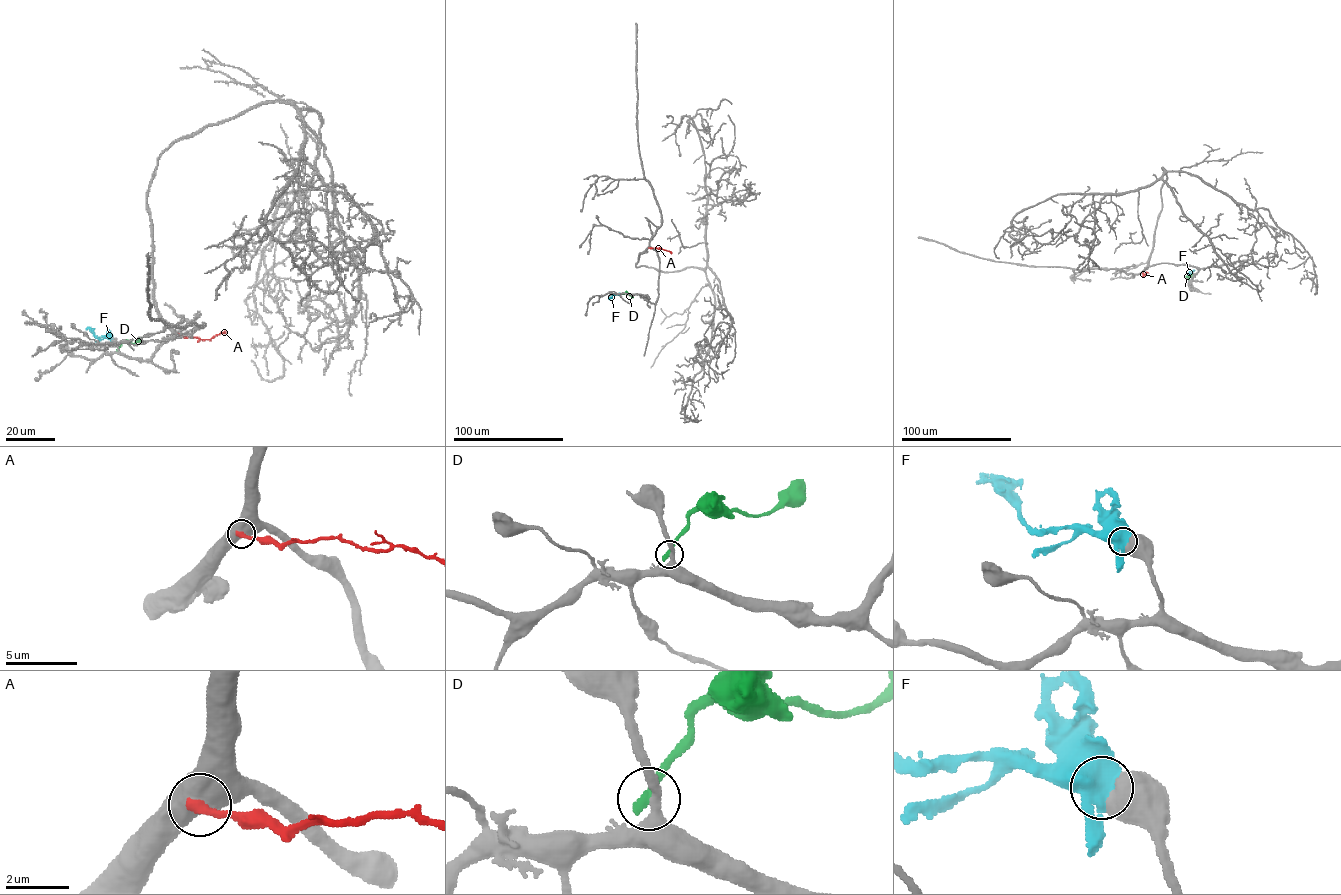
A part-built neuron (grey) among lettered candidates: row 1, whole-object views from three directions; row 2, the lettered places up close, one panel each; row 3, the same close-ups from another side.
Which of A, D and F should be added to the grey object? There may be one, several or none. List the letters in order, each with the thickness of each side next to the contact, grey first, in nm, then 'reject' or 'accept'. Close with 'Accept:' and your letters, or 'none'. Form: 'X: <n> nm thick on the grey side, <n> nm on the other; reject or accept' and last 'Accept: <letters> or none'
A: 750 nm thick on the grey side, 360 nm on the other; reject
D: 360 nm thick on the grey side, 280 nm on the other; reject
F: 700 nm thick on the grey side, 550 nm on the other; reject
Accept: none

